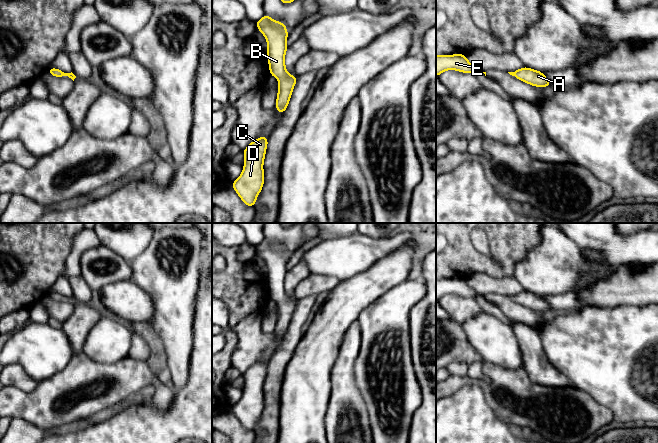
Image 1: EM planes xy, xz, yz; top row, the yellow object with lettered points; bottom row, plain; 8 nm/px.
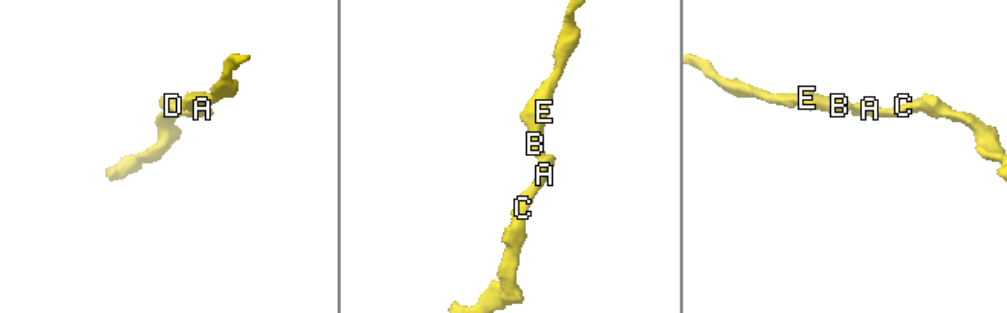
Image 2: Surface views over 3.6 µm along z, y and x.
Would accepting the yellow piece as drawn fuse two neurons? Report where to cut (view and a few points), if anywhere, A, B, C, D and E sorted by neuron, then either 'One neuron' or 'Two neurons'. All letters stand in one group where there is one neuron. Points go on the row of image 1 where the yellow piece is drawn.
No split. Groups: A B C D E. One neuron

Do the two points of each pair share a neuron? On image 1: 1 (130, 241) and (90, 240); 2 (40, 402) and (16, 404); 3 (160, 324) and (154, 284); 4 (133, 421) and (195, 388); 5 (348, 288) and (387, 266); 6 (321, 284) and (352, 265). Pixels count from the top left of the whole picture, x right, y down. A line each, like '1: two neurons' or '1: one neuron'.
1: two neurons
2: one neuron
3: one neuron
4: one neuron
5: one neuron
6: two neurons

